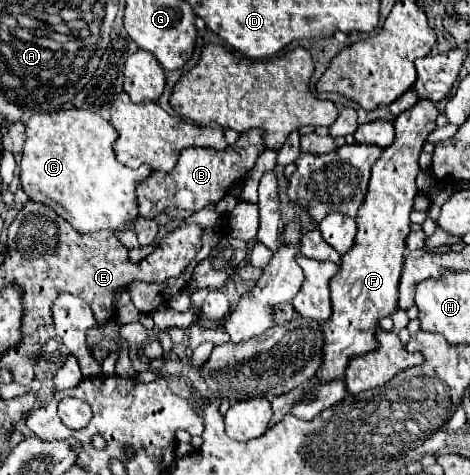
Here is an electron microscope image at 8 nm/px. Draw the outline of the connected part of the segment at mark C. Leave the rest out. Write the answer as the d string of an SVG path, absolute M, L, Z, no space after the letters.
M86 109L36 113L26 125L26 135L28 139L20 161L20 180L24 193L32 201L54 207L54 211L80 233L122 229L130 223L130 219L138 217L134 189L150 175L152 169L148 165L130 169L116 161L112 143L118 133L106 119Z

